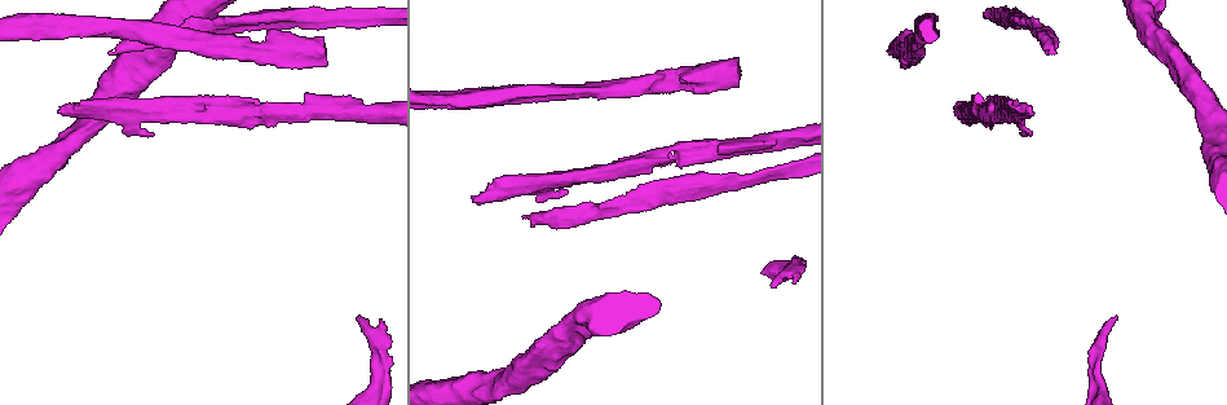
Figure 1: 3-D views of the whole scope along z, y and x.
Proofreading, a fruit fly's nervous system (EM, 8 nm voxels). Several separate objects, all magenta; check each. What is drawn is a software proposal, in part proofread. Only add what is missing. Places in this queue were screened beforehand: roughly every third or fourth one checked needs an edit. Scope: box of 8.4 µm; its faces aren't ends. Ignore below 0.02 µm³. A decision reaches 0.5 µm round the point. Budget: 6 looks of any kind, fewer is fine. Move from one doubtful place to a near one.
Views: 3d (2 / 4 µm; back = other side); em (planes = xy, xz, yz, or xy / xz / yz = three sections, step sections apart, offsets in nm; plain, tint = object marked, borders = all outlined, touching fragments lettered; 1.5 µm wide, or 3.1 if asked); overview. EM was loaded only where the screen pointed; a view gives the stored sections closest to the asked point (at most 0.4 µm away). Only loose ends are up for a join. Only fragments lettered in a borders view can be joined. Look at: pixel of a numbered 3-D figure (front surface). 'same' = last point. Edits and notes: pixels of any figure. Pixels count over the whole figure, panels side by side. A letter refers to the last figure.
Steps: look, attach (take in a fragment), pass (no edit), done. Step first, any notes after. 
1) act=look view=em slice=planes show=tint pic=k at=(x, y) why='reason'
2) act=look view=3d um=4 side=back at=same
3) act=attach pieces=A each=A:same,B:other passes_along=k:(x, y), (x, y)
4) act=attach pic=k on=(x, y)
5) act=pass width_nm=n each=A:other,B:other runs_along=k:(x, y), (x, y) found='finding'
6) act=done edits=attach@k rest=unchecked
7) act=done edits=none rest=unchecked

act=look view=3d um=4 side=back pic=1 at=(1031, 110) why='an open end'

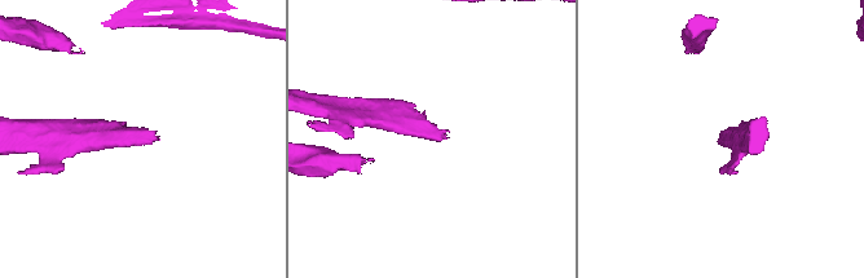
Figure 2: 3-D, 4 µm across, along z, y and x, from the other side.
act=look view=em slice=planes show=borders pic=2 at=(725, 136)

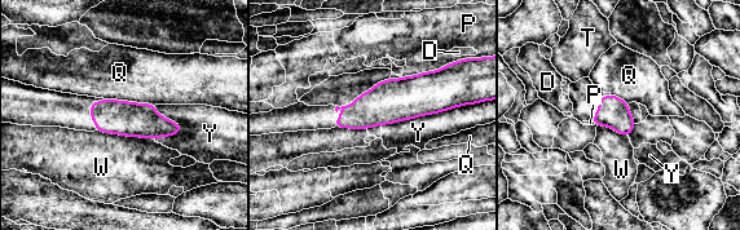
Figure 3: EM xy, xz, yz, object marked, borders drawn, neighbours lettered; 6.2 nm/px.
act=pass width_nm=190 each=D:other,P:other,Q:other,T:other,W:other,Y:other runs_along=3:(449, 101), (388, 101), (338, 124) found='no lettered fragment goes on from it'

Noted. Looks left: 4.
act=look view=em slice=planes show=borders pic=1 at=(326, 63) why='stops while still wide'

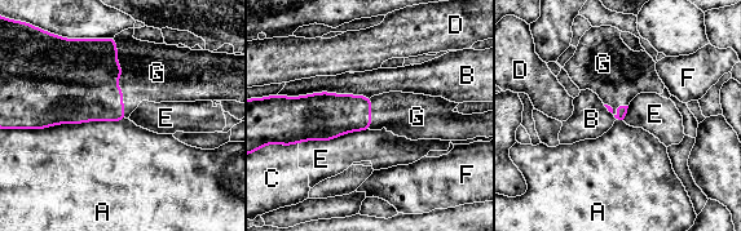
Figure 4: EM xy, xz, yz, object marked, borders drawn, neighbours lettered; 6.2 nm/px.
act=attach pieces=G each=A:other,B:other,C:other,D:other,E:other,F:other,G:same passes_along=4:(79, 78), (119, 76), (157, 72) found='the cell continues'

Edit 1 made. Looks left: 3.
act=look view=3d um=4 pic=1 at=(1116, 318) why='free end'

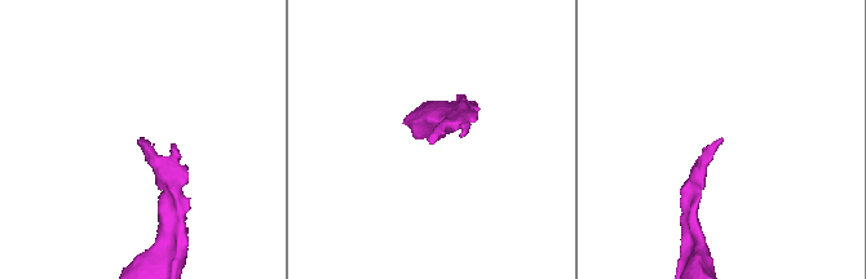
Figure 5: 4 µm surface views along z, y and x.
act=look view=em slice=planes show=borders pic=5 at=(720, 139)

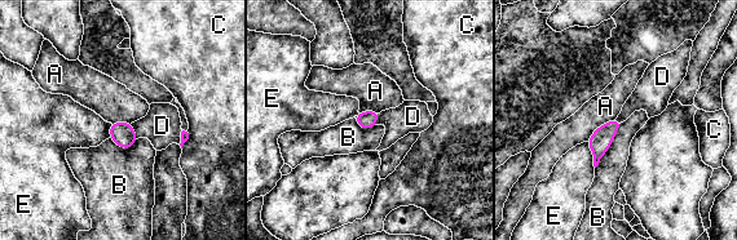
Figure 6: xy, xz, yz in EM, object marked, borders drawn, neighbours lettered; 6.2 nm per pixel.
act=attach pieces=D each=A:other,B:other,C:other,D:same,E:other passes_along=6:(122, 133), (133, 130), (162, 125) found='it goes on there'

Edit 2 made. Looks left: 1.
act=done edits=attach@4,attach@6 rest=unchecked

